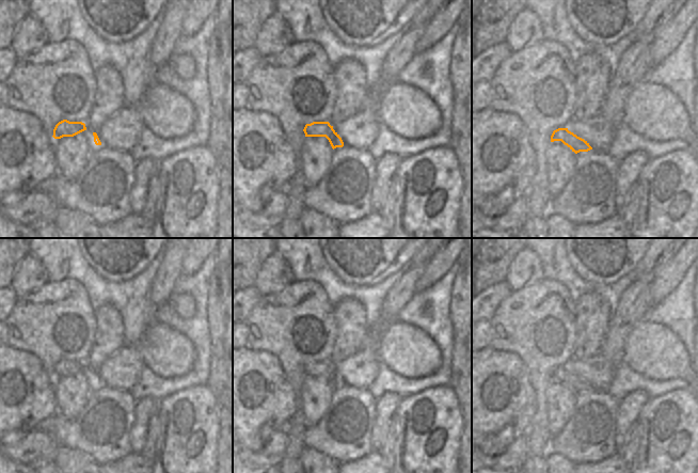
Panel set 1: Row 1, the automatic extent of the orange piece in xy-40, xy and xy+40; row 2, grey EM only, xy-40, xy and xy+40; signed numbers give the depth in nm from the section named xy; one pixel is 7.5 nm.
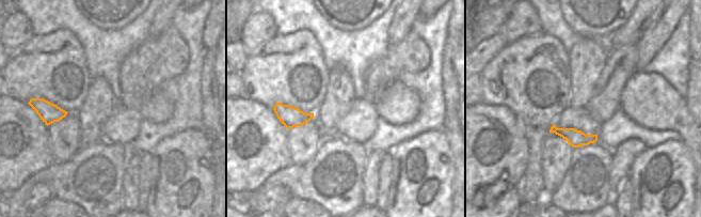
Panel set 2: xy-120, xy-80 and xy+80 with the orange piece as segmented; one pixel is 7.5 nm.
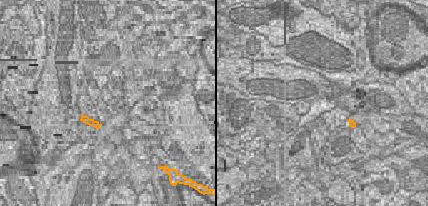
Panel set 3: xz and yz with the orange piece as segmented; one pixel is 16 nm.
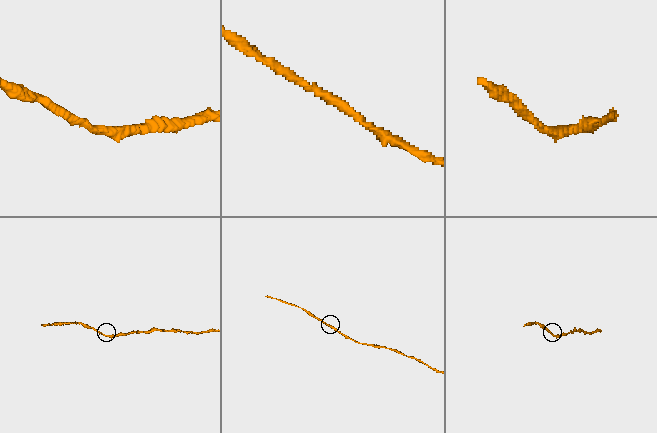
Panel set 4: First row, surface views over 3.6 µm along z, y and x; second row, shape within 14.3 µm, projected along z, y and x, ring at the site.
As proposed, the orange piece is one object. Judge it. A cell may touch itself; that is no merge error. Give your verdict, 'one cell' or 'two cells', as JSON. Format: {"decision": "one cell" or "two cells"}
{"decision": "one cell"}

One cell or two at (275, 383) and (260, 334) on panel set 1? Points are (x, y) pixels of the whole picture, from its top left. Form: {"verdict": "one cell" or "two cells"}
{"verdict": "two cells"}

